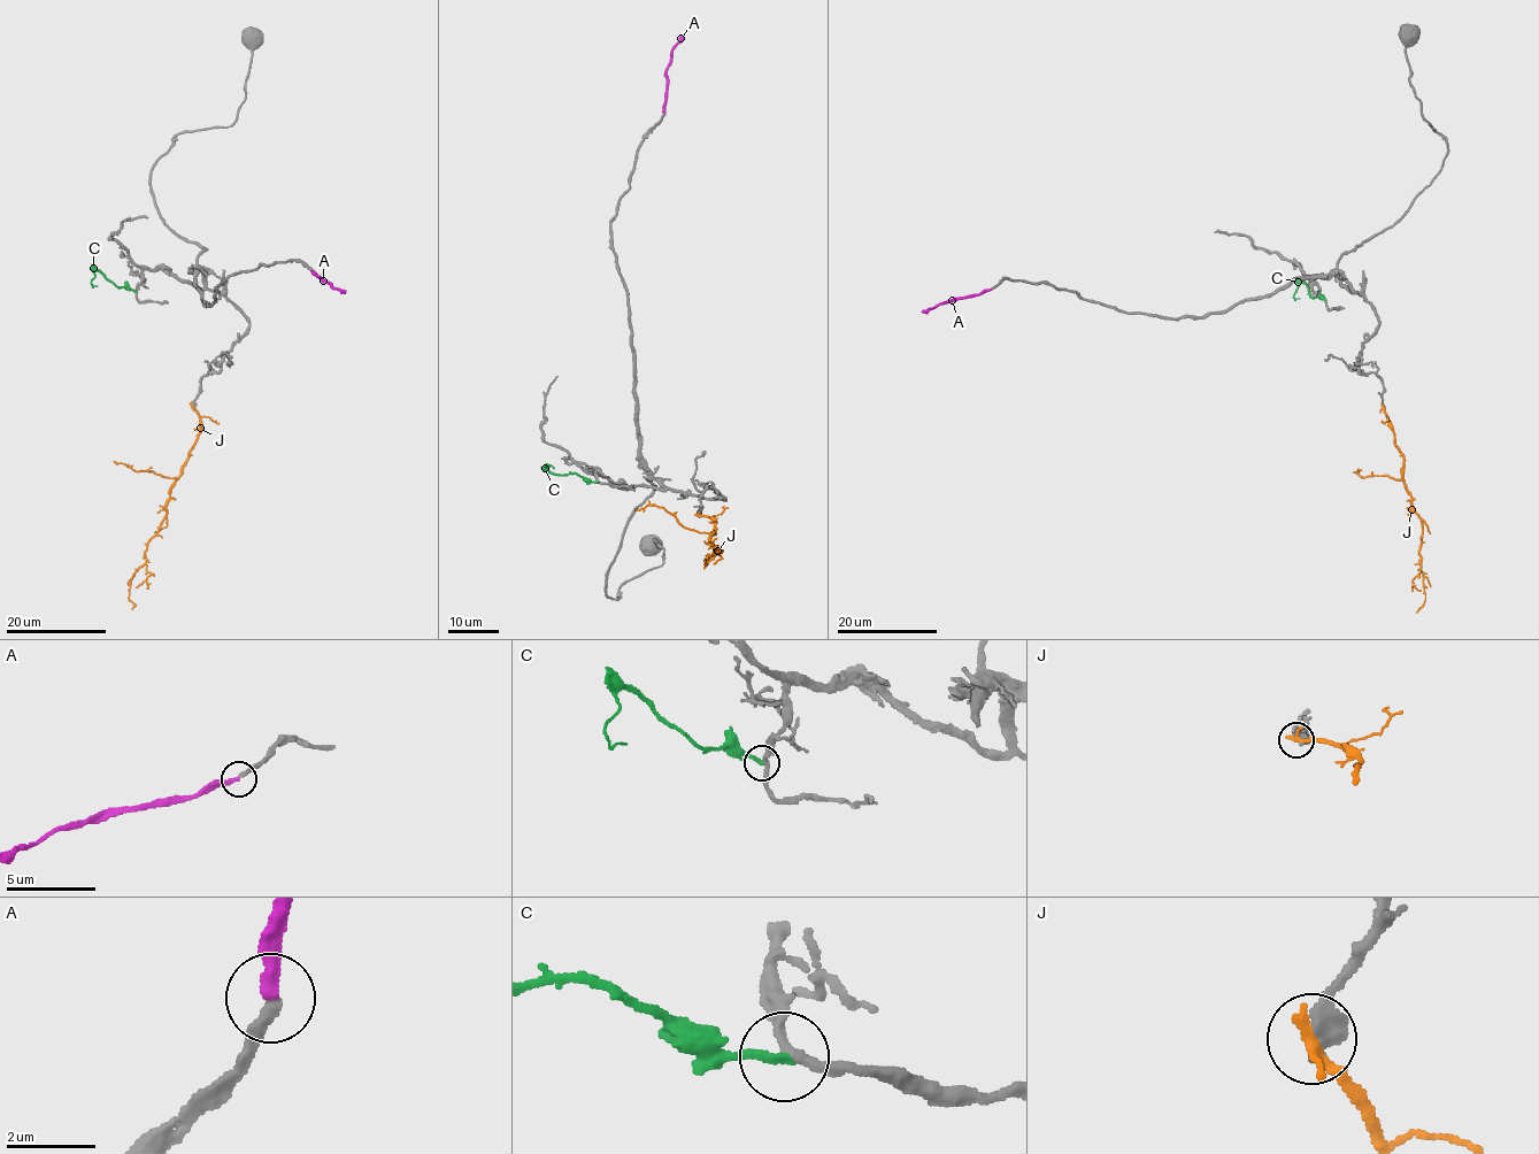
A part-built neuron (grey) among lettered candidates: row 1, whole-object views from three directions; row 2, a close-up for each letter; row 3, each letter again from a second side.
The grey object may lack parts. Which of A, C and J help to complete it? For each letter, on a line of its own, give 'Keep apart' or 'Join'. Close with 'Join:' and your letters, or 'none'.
A: Keep apart
C: Keep apart
J: Keep apart
Join: none

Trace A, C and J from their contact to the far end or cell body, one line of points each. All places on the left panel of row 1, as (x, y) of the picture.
A: (313, 271), (345, 292)
C: (136, 291), (116, 286), (98, 270), (91, 282), (98, 285)
J: (192, 406), (200, 433), (170, 490), (145, 562), (135, 572), (132, 609)

